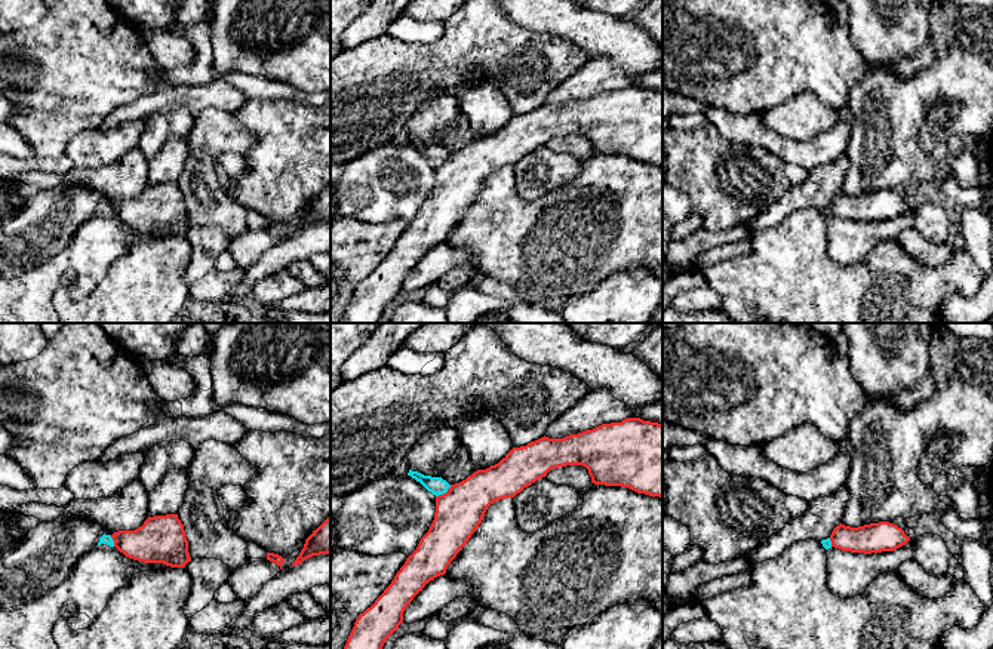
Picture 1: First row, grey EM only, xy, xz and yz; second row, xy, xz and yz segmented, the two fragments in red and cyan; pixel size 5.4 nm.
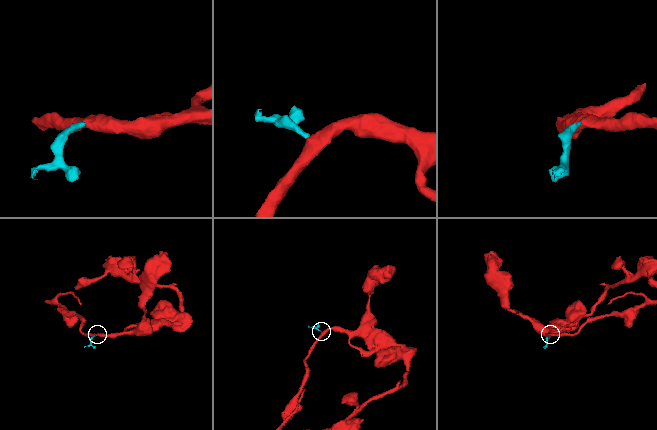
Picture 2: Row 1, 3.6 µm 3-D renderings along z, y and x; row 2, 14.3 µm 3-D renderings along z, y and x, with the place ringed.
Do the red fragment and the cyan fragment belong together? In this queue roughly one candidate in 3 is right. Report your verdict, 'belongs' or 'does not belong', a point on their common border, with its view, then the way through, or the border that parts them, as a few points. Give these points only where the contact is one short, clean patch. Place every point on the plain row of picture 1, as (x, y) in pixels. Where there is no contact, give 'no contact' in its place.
does not belong | xz (443, 162) | along xz (451, 153), (436, 165)

